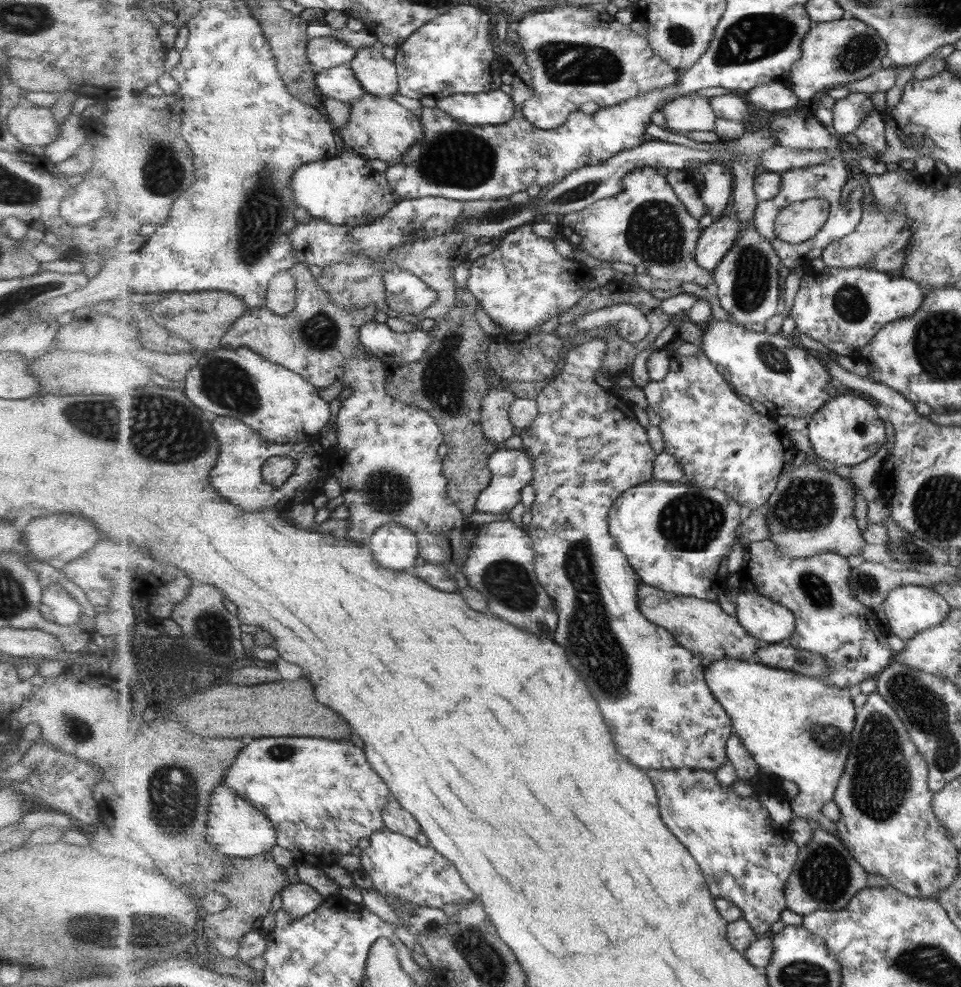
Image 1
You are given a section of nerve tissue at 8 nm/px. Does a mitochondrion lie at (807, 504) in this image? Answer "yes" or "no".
yes

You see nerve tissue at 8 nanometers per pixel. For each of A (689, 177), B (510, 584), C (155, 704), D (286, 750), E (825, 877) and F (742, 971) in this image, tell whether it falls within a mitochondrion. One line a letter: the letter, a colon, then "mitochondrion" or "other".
A: other
B: mitochondrion
C: other
D: mitochondrion
E: mitochondrion
F: other

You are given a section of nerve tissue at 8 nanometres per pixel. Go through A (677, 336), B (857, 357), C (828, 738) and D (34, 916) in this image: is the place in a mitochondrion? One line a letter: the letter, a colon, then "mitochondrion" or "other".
A: other
B: other
C: mitochondrion
D: other

